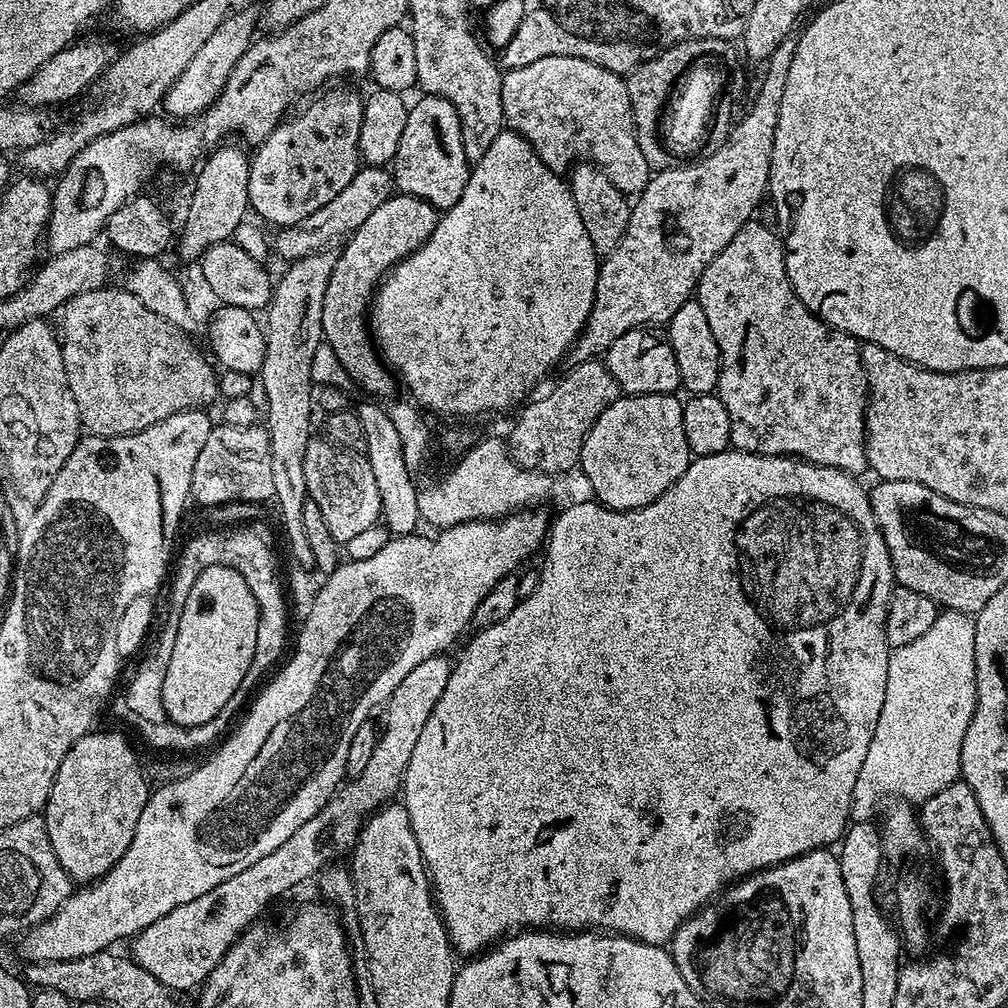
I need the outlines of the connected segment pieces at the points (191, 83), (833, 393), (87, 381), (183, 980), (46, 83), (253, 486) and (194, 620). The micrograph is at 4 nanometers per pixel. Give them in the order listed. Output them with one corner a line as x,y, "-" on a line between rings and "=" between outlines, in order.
236,10
228,16
206,42
202,42
202,47
198,49
198,54
190,58
190,66
182,70
182,74
172,84
172,89
165,94
162,101
162,108
169,117
177,121
187,121
187,116
196,116
199,112
207,113
216,99
222,94
238,58
246,54
250,41
253,39
256,28
256,16
252,10
=
753,218
726,242
726,250
722,250
706,266
702,278
696,283
694,299
700,303
706,319
710,322
710,334
714,334
714,342
718,342
720,351
720,382
718,395
722,406
730,414
731,447
742,452
757,452
759,456
790,456
808,461
810,464
821,464
827,468
837,468
849,474
860,474
868,468
868,450
864,431
864,414
868,411
868,379
860,357
861,341
850,334
831,328
823,320
817,318
812,311
798,298
794,286
784,269
784,241
775,227
767,228
=
105,286
100,289
90,290
89,293
76,295
67,301
62,309
60,318
60,332
62,335
61,348
63,350
63,366
66,370
67,384
70,386
71,394
78,405
78,414
80,415
80,423
91,435
94,436
125,436
126,434
134,434
146,430
155,424
161,424
166,418
170,418
179,412
186,412
190,408
203,409
204,404
208,404
212,399
218,396
218,372
208,365
208,360
202,353
196,349
196,344
189,333
184,332
178,326
167,321
166,318
160,317
158,314
144,306
134,294
127,291
124,286
112,288
113,286
=
444,654
426,658
426,662
414,666
414,670
410,670
410,674
406,674
406,678
402,678
402,682
398,682
398,690
394,690
394,694
386,705
388,713
384,716
384,728
382,724
382,731
374,746
374,758
370,758
370,763
366,765
366,770
362,770
362,774
351,777
337,791
336,795
322,806
319,814
310,818
310,822
298,826
298,830
294,830
294,834
290,838
286,838
286,842
282,842
282,846
278,846
278,850
270,850
270,854
266,854
266,858
258,858
258,862
254,862
254,866
246,866
246,870
242,870
242,874
234,874
234,878
226,878
226,882
214,886
214,890
206,890
206,894
202,894
202,898
194,898
194,902
186,902
174,910
170,910
170,914
158,918
158,922
150,922
150,926
143,928
131,941
131,959
135,960
142,970
154,974
154,978
158,978
158,982
162,982
177,994
188,994
184,992
190,991
191,988
199,989
207,980
208,975
218,966
220,959
228,953
228,947
241,934
247,932
251,925
261,919
260,911
275,896
280,896
283,892
288,892
291,888
306,883
311,876
312,879
319,877
329,863
328,856
334,855
335,852
351,853
356,846
360,832
364,829
364,821
373,812
377,812
379,808
383,808
385,804
389,803
395,797
392,796
395,792
397,795
401,791
404,767
410,762
410,754
414,754
414,742
418,742
418,734
422,734
422,726
426,726
430,714
434,711
434,706
438,706
438,698
442,698
442,690
446,690
446,682
450,682
453,661
447,660
448,658
=
88,36
77,39
63,48
50,62
42,62
42,66
18,90
19,103
25,108
43,108
48,104
64,104
75,96
80,96
92,83
103,77
117,58
118,47
112,40
104,36
=
219,423
213,425
206,443
194,462
191,479
191,499
204,506
220,506
230,502
264,502
274,498
274,480
270,467
270,442
267,429
260,424
250,427
234,427
=
222,565
210,566
204,570
190,590
186,600
190,614
185,614
182,628
180,654
174,658
174,668
166,670
165,682
161,688
162,704
169,718
178,726
202,726
213,717
216,708
224,704
232,688
241,683
240,676
248,670
248,656
254,655
255,609
258,602
250,594
250,586
238,569

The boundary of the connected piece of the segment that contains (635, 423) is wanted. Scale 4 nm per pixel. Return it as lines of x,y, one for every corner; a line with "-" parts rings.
646,394
645,396
621,395
619,400
609,406
594,422
590,434
586,434
586,442
582,442
580,451
579,471
584,471
588,484
592,487
591,495
605,508
613,512
629,512
635,508
644,508
654,502
682,474
686,474
688,465
694,457
688,451
686,430
682,430
682,410
684,405
681,397
676,394

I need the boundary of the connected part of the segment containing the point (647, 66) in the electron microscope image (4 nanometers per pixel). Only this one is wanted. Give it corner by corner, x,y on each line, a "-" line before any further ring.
683,40
681,44
675,44
673,48
663,49
654,58
650,58
645,62
645,64
638,65
633,72
627,73
626,83
628,85
628,93
630,94
630,110
634,118
638,146
642,150
642,158
646,158
649,169
663,170
673,167
674,157
672,153
665,148
664,142
660,138
660,115
666,111
668,97
671,96
676,83
680,81
681,74
705,54
712,54
708,52
716,52
719,48
722,48
722,44
721,41
718,40

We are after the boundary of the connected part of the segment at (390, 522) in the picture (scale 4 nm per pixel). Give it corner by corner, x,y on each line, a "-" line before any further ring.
372,406
367,412
360,412
360,421
362,422
364,438
363,445
364,455
369,464
371,464
378,492
380,492
381,500
381,519
383,524
374,525
368,530
361,532
359,535
351,538
344,544
344,552
348,560
362,561
365,558
370,558
371,555
378,554
386,542
395,536
413,535
420,524
420,511
418,510
419,489
417,484
414,484
412,478
413,473
405,460
404,443
401,440
401,435
394,427
394,422
391,422
387,411
381,406

